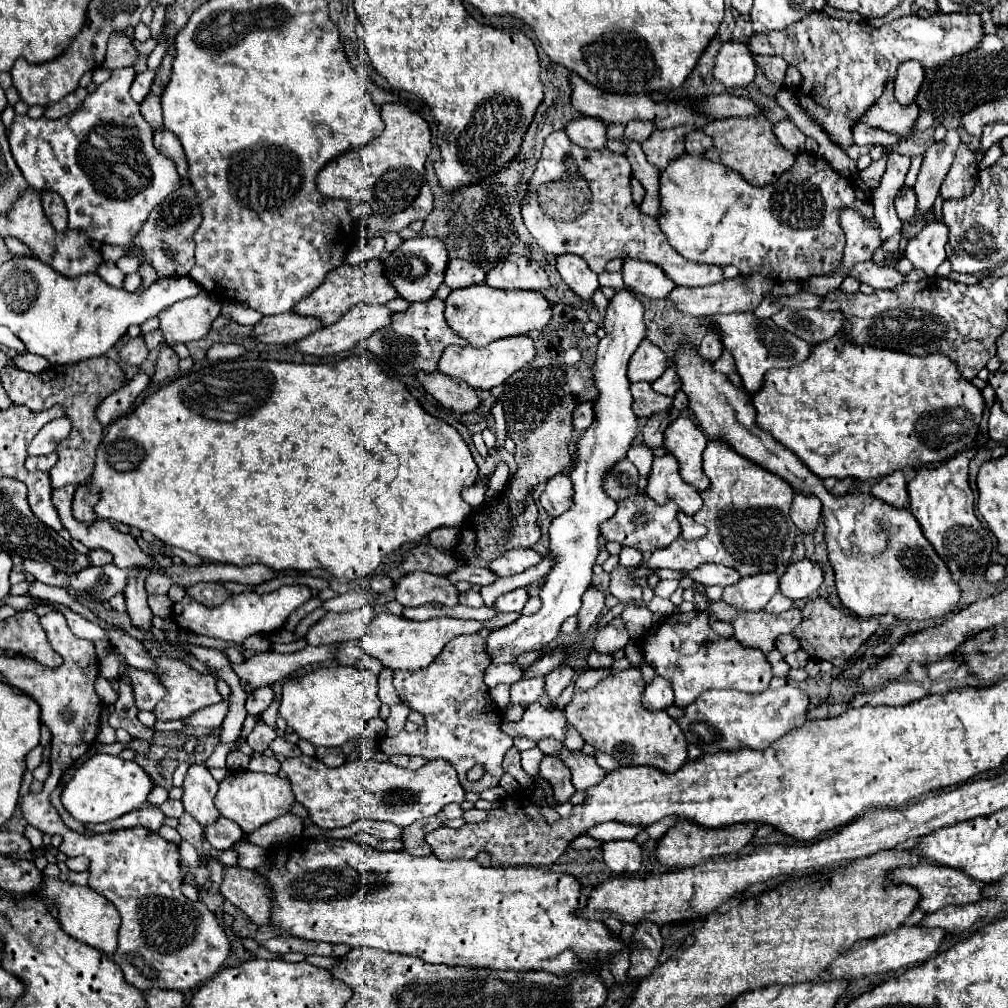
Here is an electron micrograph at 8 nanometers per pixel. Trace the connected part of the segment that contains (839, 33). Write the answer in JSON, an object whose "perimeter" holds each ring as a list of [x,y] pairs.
{"perimeter":[[[810,12],[806,18],[794,22],[794,26],[788,26],[786,30],[770,32],[770,34],[752,34],[750,38],[750,52],[762,54],[762,56],[780,56],[786,60],[786,64],[796,66],[802,74],[802,84],[796,90],[796,100],[800,108],[806,112],[810,120],[814,120],[828,138],[840,146],[842,150],[848,150],[854,146],[852,128],[860,122],[862,114],[876,102],[876,98],[882,94],[888,80],[894,80],[898,74],[898,66],[908,60],[922,62],[922,66],[934,68],[942,62],[950,60],[952,56],[966,54],[974,50],[982,38],[982,22],[978,14],[936,14],[932,18],[920,18],[920,16],[902,16],[898,20],[892,20],[890,24],[884,24],[880,28],[870,26],[868,22],[846,22],[832,18],[824,12]]]}

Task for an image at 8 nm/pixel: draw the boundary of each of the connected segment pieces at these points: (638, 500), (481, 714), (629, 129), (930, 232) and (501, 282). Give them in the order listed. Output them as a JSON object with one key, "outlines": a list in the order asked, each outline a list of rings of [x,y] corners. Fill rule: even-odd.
{"outlines":[[[[640,488],[638,494],[618,502],[618,512],[602,524],[602,536],[622,546],[632,546],[640,552],[654,552],[658,548],[666,548],[670,542],[674,542],[680,536],[680,524],[676,520],[676,514],[678,514],[678,506],[674,506],[674,502],[656,504],[652,498],[642,496],[642,488]]],[[[470,634],[450,640],[438,658],[422,670],[394,670],[394,688],[400,696],[400,702],[424,716],[426,732],[400,732],[394,738],[382,738],[380,750],[388,756],[406,754],[422,756],[426,760],[444,758],[456,768],[464,790],[480,794],[488,788],[496,788],[504,774],[502,758],[508,748],[512,748],[512,736],[502,732],[500,718],[492,710],[494,704],[488,694],[488,686],[484,684],[484,674],[490,660],[492,658],[486,650],[486,640],[480,634]],[[474,766],[486,768],[486,774],[476,782],[468,780],[466,776]]],[[[630,120],[626,124],[626,132],[624,134],[626,134],[628,140],[642,142],[642,140],[646,140],[652,134],[652,130],[654,130],[654,124],[648,122],[648,120]]],[[[930,222],[918,238],[910,240],[904,256],[914,264],[914,268],[924,270],[928,276],[936,274],[936,268],[946,260],[944,246],[948,242],[948,228],[942,222]]],[[[510,256],[488,272],[486,284],[502,290],[534,290],[550,288],[548,274],[524,256]]]]}

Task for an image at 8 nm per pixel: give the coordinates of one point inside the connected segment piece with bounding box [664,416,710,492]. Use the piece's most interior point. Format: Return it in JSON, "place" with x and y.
{"place":[683,439]}

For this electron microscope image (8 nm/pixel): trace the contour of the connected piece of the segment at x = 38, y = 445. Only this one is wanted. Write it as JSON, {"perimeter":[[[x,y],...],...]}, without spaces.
{"perimeter":[[[66,416],[54,420],[54,422],[48,422],[36,434],[36,438],[30,442],[30,456],[54,452],[56,446],[70,436],[70,432],[72,432],[72,424],[70,424],[70,418],[66,418]]]}

